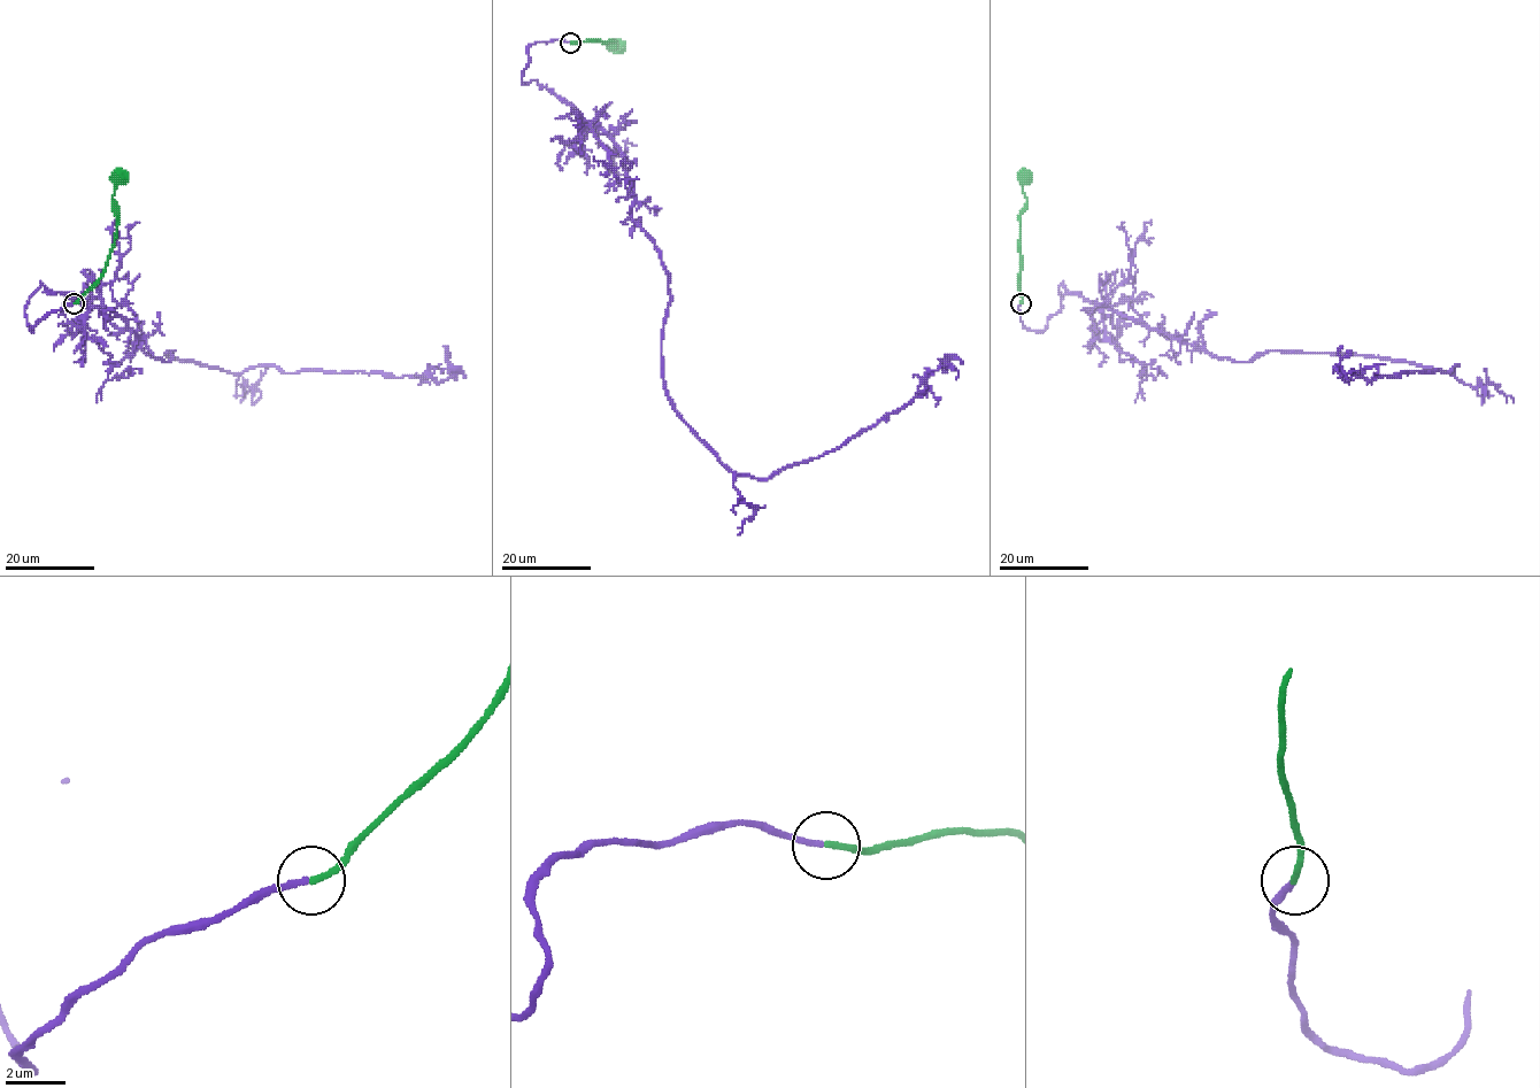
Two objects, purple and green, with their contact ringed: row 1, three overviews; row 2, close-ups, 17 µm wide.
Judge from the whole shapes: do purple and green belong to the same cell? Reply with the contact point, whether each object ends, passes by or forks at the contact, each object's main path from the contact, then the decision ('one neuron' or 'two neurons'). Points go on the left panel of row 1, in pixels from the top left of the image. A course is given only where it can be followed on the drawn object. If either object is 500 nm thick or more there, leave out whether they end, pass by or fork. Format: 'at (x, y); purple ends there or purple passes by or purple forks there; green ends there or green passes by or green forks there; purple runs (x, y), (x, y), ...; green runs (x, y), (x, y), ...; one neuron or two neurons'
at (74, 303); purple ends there; green ends there; purple runs (74, 303), (28, 328), (41, 285), (106, 307), (133, 347), (163, 361), (172, 349), (233, 373), (464, 377); green runs (74, 303), (99, 279), (113, 247), (117, 214), (113, 202), (116, 180), (124, 170); one neuron

